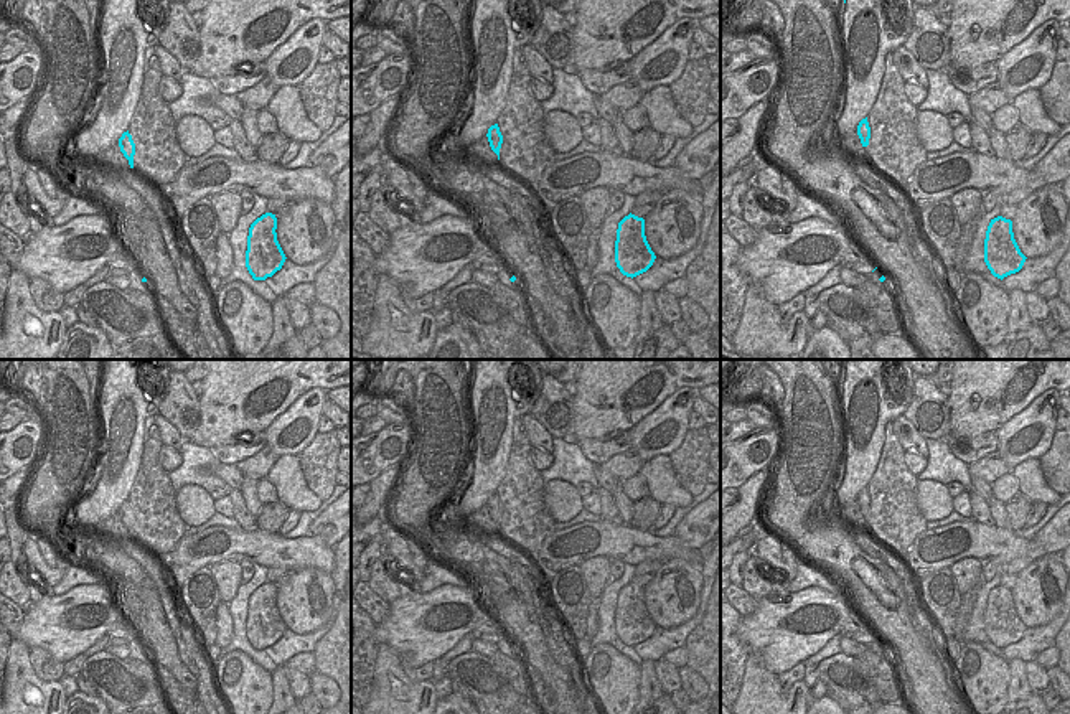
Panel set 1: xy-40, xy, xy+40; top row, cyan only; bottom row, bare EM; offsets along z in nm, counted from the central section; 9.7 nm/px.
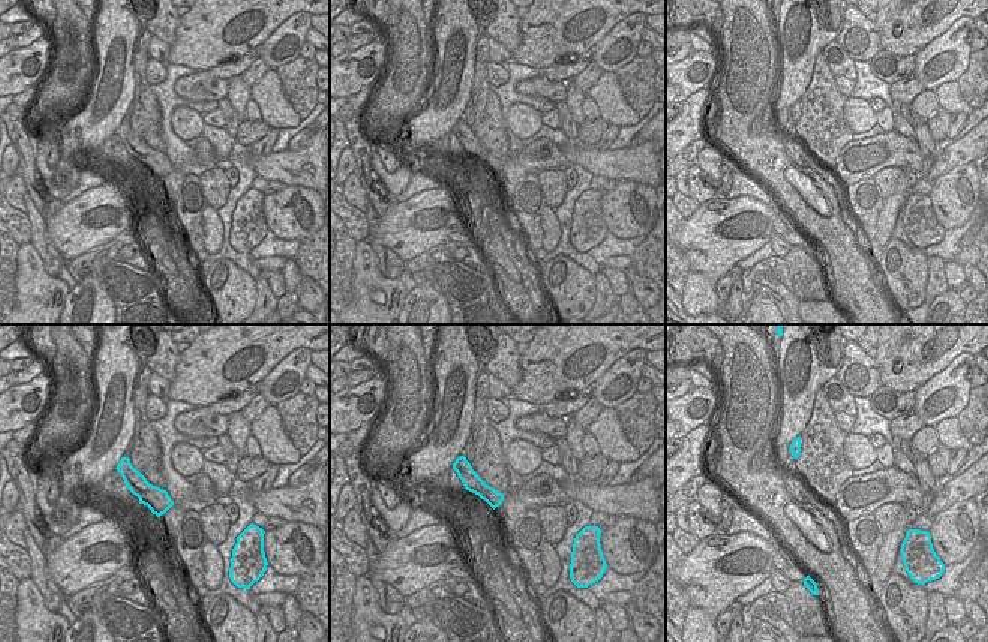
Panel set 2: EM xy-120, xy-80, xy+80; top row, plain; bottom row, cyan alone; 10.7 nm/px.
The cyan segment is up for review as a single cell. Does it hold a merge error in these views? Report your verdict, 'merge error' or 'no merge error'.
merge error

